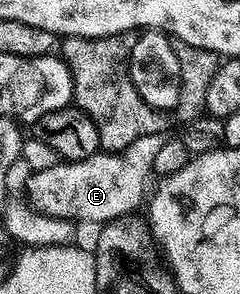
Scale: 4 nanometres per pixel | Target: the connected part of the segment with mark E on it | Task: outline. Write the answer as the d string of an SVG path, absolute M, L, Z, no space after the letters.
M166 131L141 136L120 152L103 150L85 160L65 160L53 168L32 171L28 175L27 200L34 210L49 217L70 222L93 222L96 226L134 213L146 199L147 180L154 173L153 163L168 137Z

